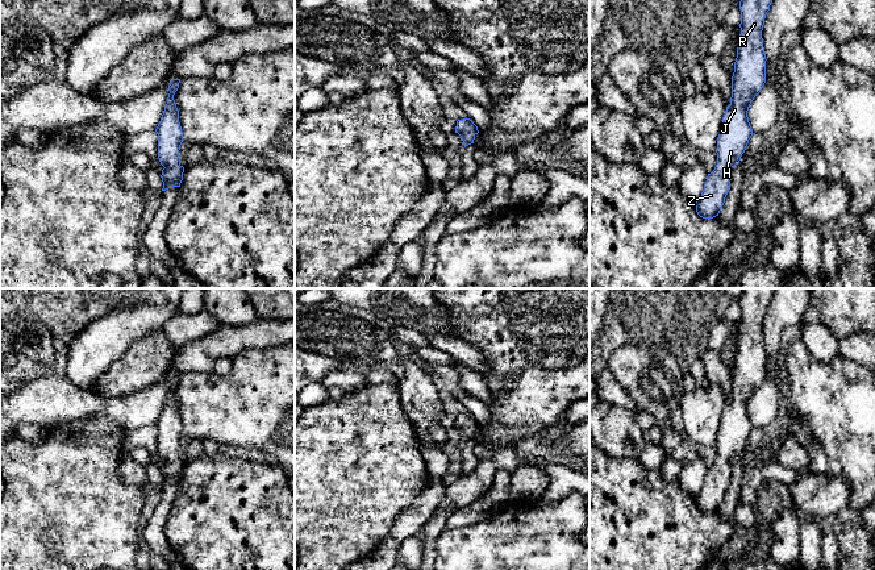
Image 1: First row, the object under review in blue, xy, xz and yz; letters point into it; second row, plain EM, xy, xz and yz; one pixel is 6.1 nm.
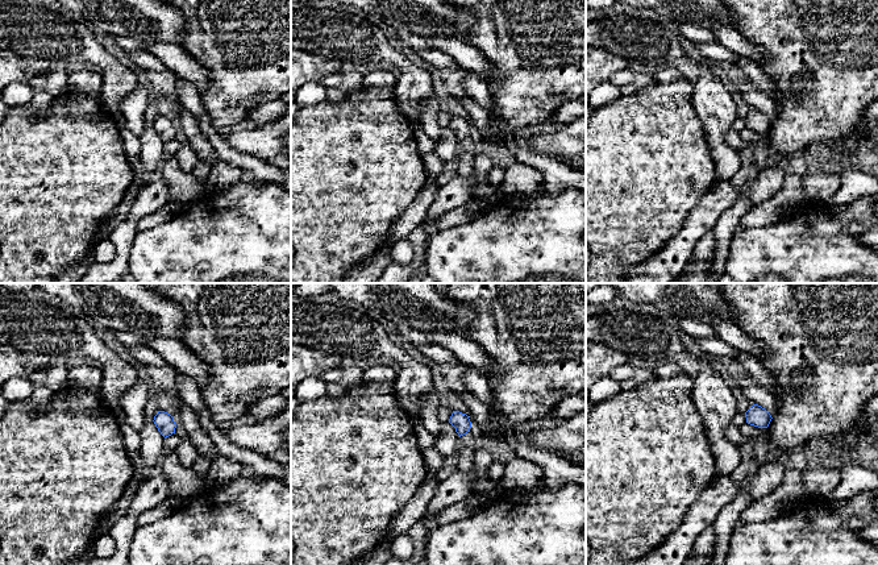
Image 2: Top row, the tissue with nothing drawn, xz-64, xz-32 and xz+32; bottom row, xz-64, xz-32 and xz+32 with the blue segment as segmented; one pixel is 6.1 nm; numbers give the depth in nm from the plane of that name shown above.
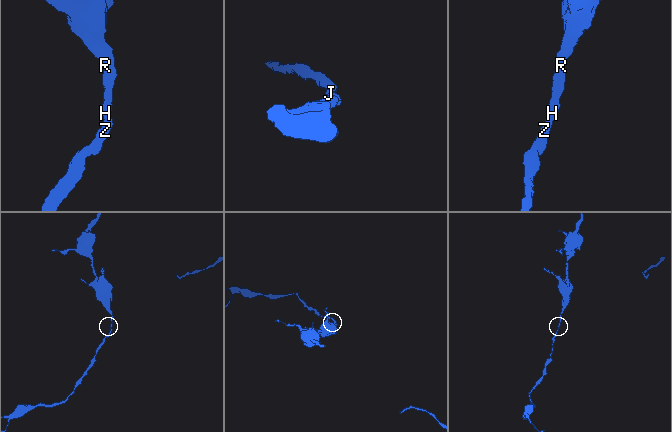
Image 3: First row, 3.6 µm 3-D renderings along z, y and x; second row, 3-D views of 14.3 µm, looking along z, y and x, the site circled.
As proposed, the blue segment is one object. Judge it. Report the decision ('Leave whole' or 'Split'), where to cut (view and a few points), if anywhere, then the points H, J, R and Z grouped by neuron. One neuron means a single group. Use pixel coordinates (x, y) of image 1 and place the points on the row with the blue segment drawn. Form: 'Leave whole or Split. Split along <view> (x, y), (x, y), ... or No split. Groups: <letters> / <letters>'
Leave whole. No split. Groups: H J R Z

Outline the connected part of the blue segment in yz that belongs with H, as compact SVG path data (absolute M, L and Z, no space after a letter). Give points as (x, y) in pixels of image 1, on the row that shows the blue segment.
M741 0L741 34L732 76L730 104L717 138L717 165L708 174L701 196L695 203L703 219L718 216L730 190L732 168L739 163L753 129L747 111L766 83L766 54L762 30L772 0Z

